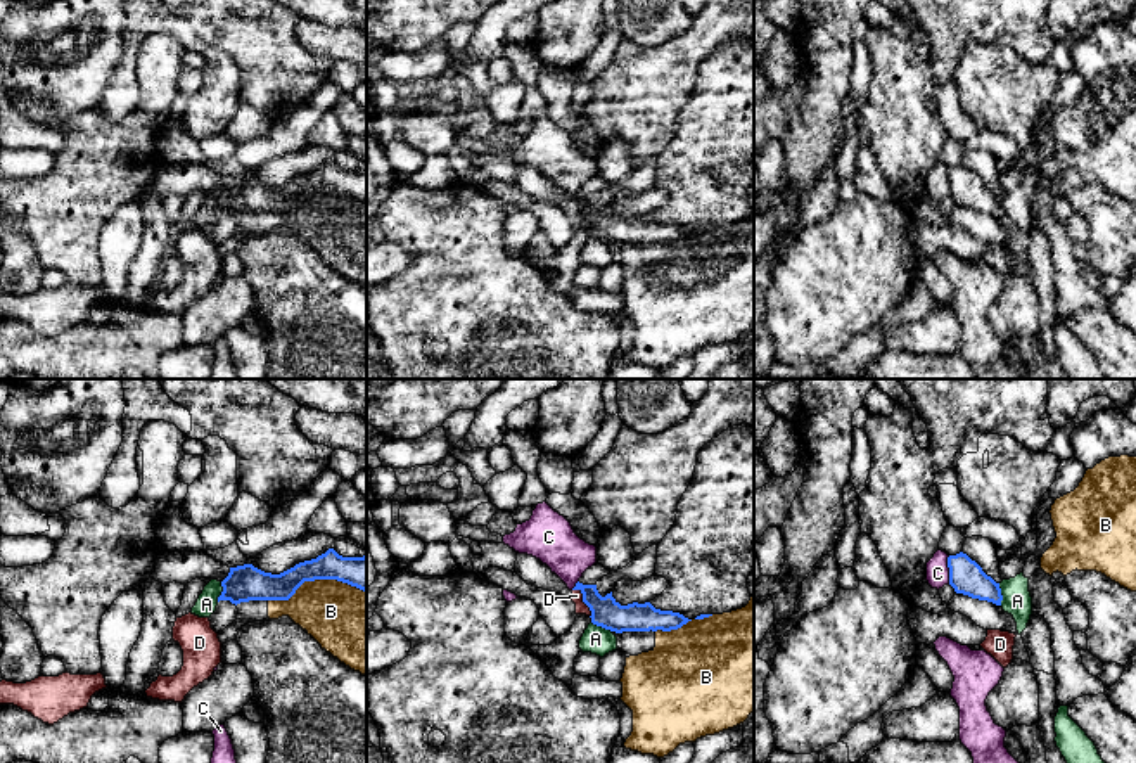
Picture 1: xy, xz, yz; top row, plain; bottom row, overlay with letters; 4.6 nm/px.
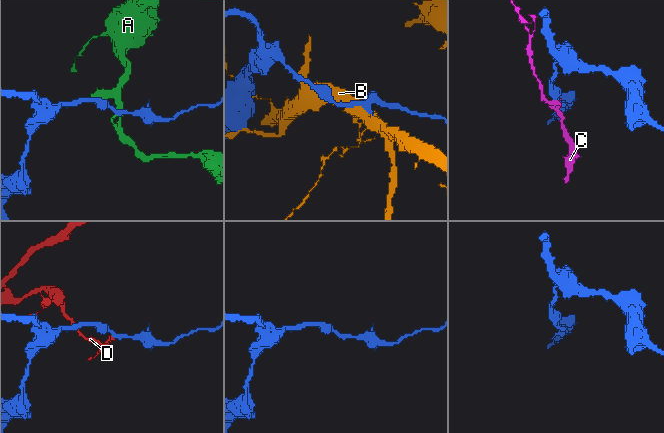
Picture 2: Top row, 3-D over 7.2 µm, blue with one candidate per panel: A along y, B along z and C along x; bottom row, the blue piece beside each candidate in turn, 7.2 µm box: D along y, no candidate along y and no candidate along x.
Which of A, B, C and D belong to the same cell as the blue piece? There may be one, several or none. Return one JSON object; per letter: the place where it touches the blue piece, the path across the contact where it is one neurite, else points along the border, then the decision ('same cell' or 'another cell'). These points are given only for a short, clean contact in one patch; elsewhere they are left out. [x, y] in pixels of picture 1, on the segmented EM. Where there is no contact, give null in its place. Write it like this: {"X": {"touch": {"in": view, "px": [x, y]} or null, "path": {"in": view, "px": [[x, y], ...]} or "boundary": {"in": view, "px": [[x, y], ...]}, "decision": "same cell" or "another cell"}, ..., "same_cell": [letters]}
{"A": {"touch": {"in": "yz", "px": [1000, 594]}, "boundary": {"in": "yz", "px": [[998, 583], [1001, 604]]}, "decision": "another cell"}, "B": {"touch": {"in": "xy", "px": [317, 578]}, "decision": "another cell"}, "C": {"touch": {"in": "yz", "px": [950, 570]}, "decision": "another cell"}, "D": {"touch": {"in": "xz", "px": [583, 601]}, "boundary": {"in": "xz", "px": [[573, 589], [581, 594], [590, 616]]}, "decision": "another cell"}, "same_cell": []}

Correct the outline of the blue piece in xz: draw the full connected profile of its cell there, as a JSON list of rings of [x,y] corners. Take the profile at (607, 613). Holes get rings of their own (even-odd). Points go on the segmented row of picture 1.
[[[578,581],[572,590],[583,593],[583,602],[591,611],[591,623],[616,633],[671,632],[692,621],[680,612],[655,609],[650,602],[621,606],[612,597],[612,592],[602,597],[597,585],[583,585]]]

